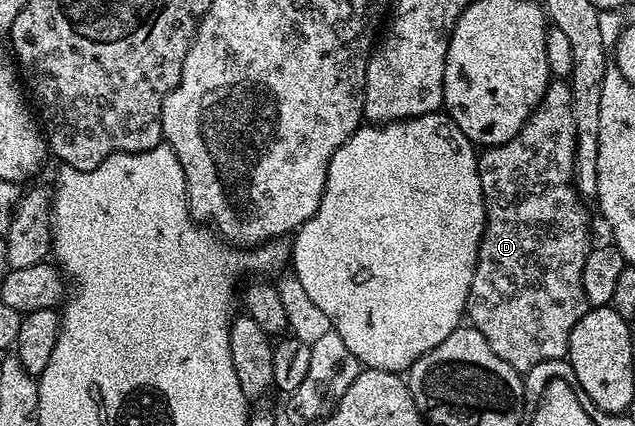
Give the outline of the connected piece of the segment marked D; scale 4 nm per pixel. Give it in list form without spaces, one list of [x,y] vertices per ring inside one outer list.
[[[554,80],[524,128],[520,128],[512,140],[483,149],[478,155],[486,227],[480,240],[466,314],[469,325],[475,326],[480,336],[488,340],[488,348],[520,372],[531,370],[541,362],[565,359],[572,328],[576,328],[576,320],[580,320],[588,309],[584,296],[584,264],[592,249],[590,214],[586,211],[587,203],[574,186],[575,152],[576,120],[572,114],[572,92],[565,81]]]

